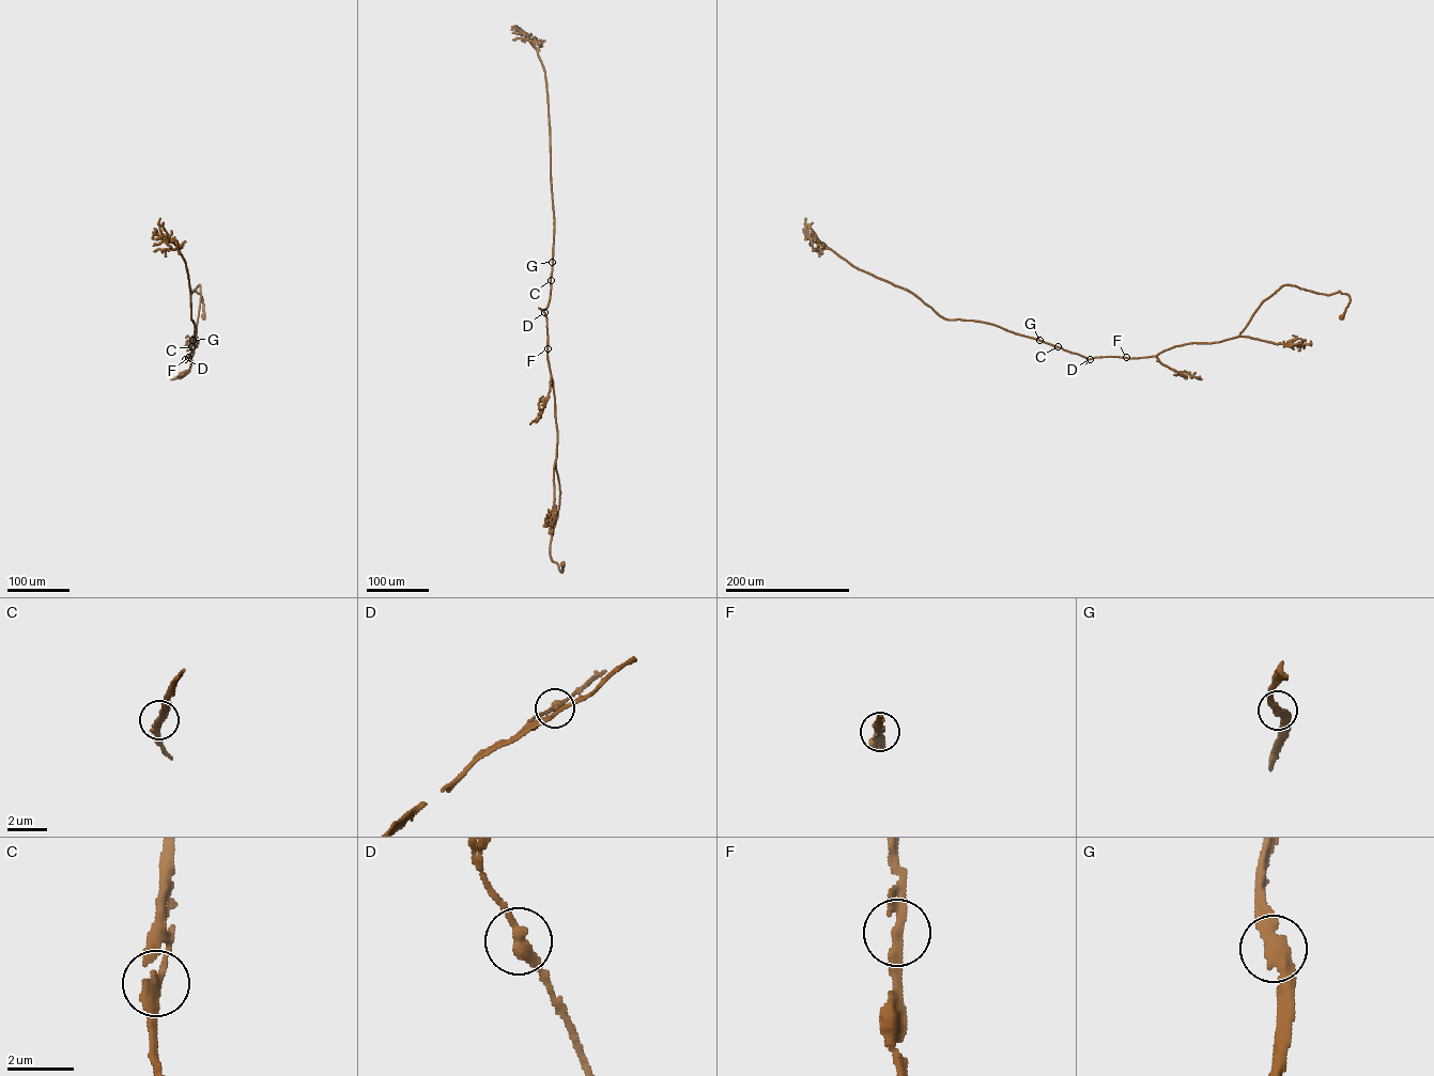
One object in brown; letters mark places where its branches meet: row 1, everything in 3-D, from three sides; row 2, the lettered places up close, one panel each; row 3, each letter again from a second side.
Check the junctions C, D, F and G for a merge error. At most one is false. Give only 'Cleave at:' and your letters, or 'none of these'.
Cleave at: none of these

